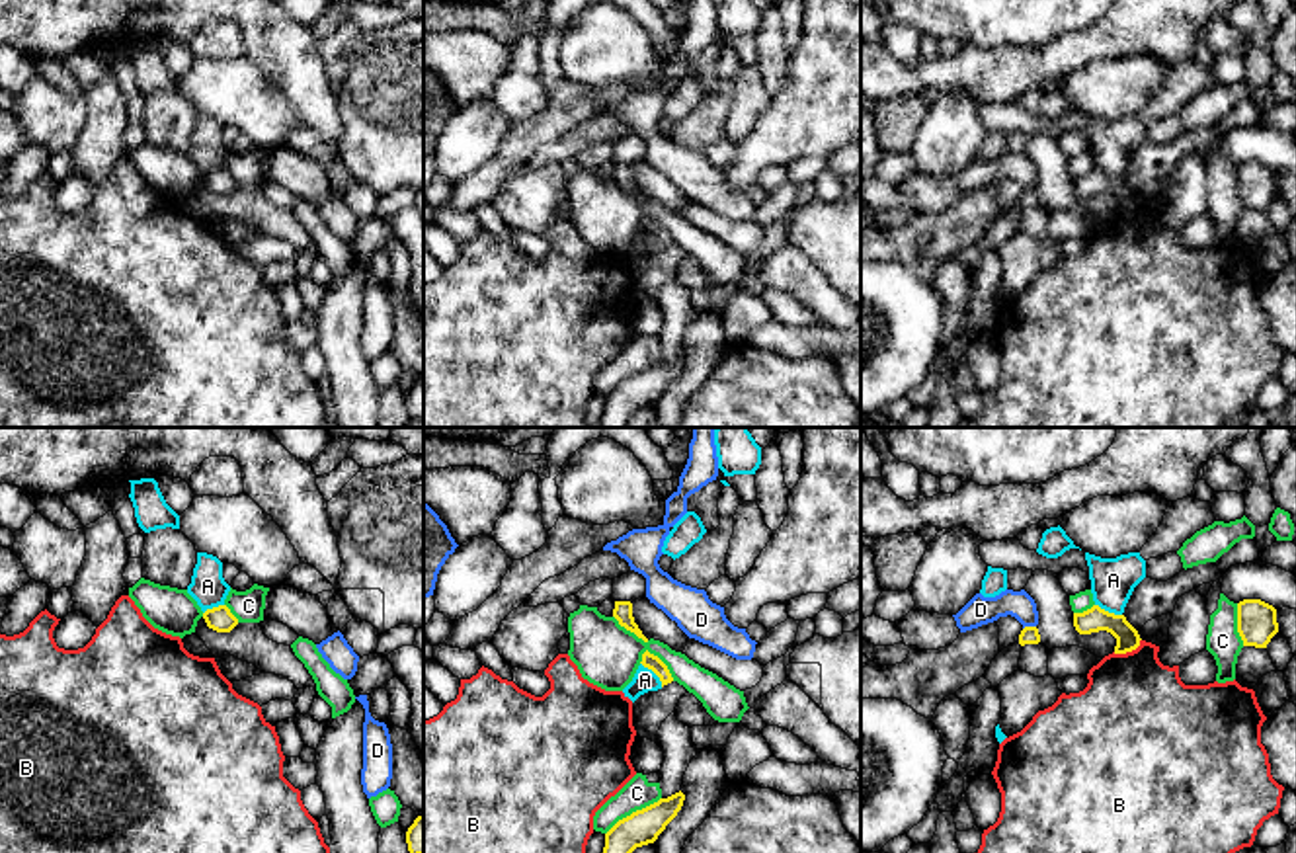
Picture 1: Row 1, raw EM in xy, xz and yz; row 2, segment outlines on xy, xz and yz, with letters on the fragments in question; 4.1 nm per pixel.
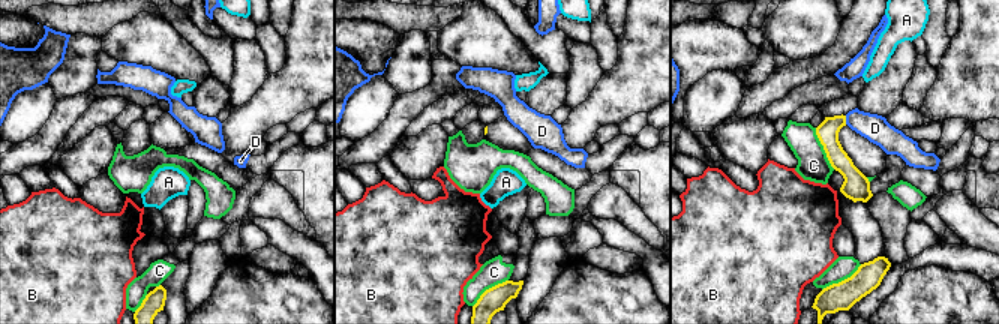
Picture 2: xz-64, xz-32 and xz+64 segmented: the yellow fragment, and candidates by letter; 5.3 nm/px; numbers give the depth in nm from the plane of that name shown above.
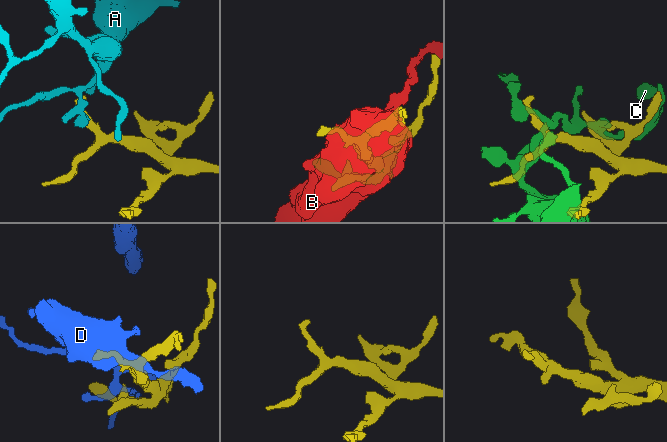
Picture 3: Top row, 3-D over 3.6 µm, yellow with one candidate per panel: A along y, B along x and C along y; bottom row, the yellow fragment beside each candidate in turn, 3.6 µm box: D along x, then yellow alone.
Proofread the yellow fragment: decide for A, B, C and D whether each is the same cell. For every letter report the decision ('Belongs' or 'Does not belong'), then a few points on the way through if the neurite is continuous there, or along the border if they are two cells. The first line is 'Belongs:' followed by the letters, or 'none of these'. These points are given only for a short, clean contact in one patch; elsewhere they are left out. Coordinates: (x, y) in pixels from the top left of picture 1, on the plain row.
Belongs: none of these
A: Does not belong. Boundary: xz (641, 225), (662, 248)
B: Does not belong
C: Does not belong
D: Does not belong

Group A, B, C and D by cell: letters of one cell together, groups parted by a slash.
A / B / C / D

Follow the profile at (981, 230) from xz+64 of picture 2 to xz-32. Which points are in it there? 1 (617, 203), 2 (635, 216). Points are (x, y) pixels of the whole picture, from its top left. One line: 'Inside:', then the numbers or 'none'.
Inside: 1, 2

